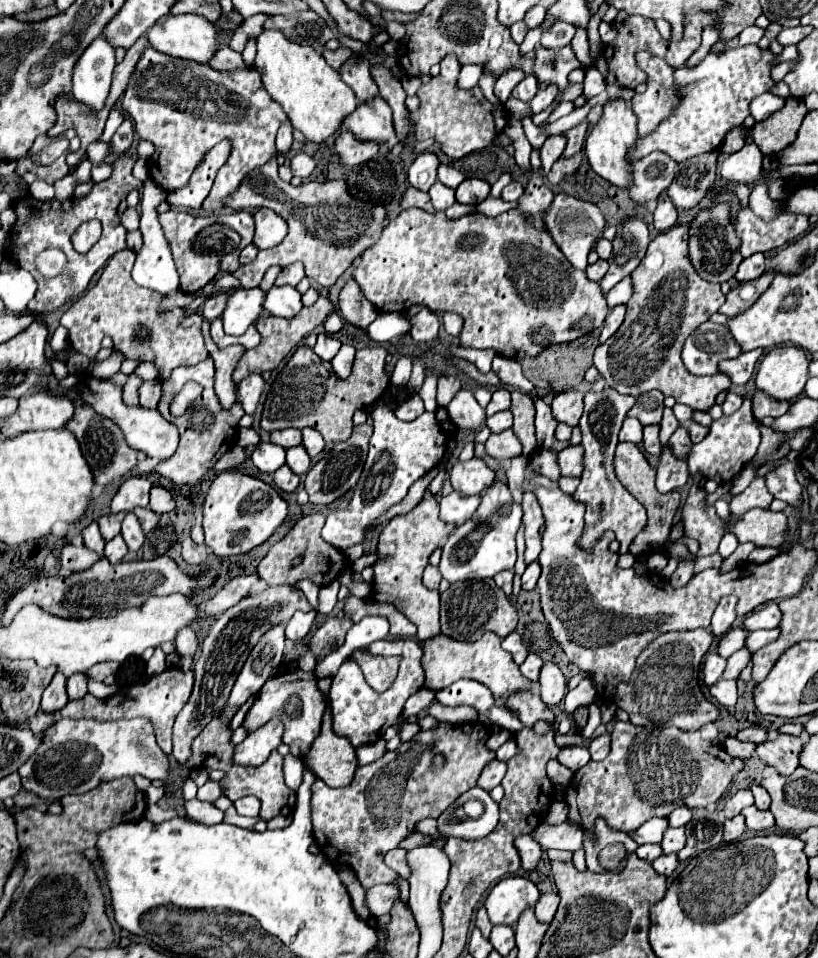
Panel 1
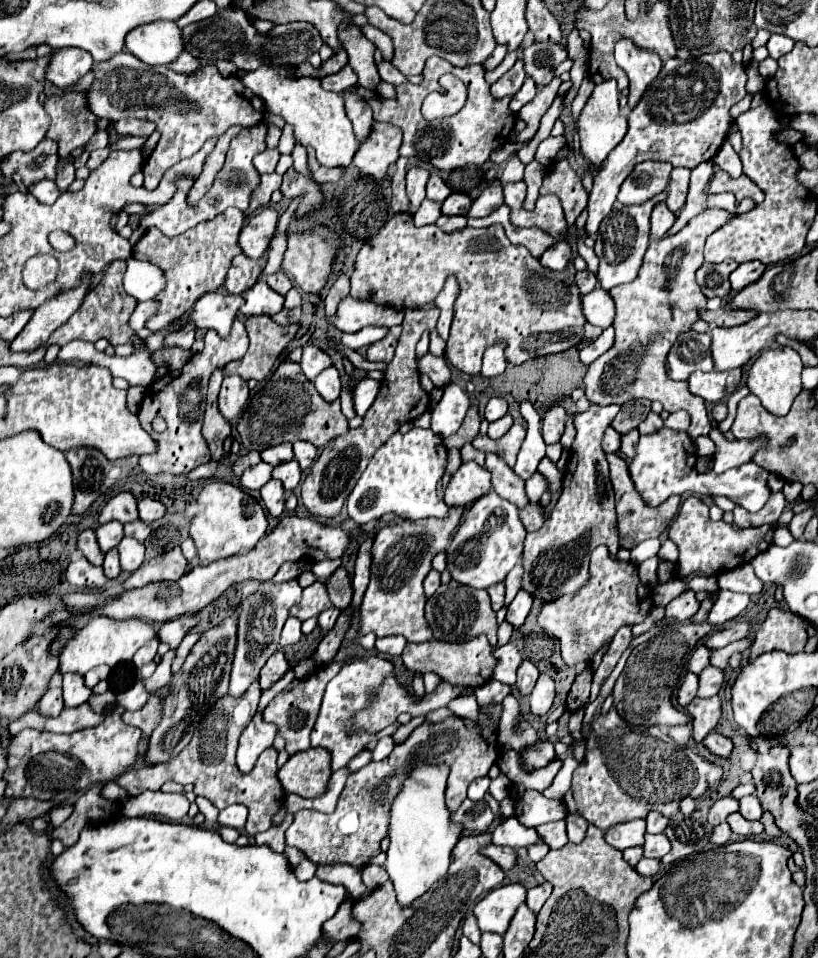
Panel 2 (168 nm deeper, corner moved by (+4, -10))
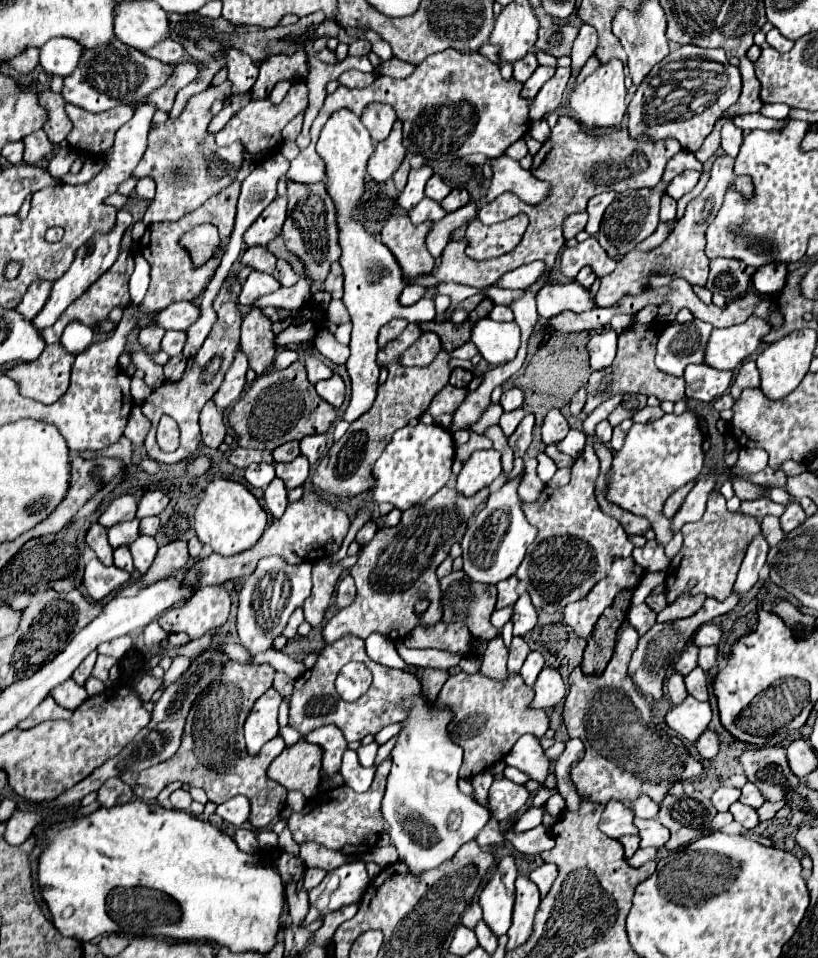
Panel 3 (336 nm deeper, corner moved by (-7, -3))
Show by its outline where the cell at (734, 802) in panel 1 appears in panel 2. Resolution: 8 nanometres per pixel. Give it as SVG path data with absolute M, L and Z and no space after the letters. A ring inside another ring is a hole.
M722 797L722 799L718 799L718 801L710 807L710 811L708 811L708 823L710 823L710 825L720 825L720 823L724 823L726 817L728 817L730 813L734 813L734 811L738 811L738 801L736 801L734 797Z

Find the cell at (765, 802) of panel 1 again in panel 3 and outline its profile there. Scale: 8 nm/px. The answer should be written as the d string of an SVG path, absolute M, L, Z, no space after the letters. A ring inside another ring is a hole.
M747 782L745 786L743 786L743 790L741 790L743 794L741 794L741 798L739 798L739 802L743 802L743 804L749 804L751 808L755 808L757 810L757 806L763 806L763 794L759 792L759 788L755 786L755 784L751 784L751 782Z

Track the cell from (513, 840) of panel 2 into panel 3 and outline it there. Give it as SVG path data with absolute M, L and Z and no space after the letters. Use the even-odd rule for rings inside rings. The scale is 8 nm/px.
M405 698L403 708L409 708L407 720L399 732L399 740L391 752L393 766L387 778L387 790L383 798L383 818L391 842L399 852L399 860L407 864L407 870L415 876L439 868L451 860L455 852L489 824L491 814L477 802L467 798L457 782L463 762L463 750L447 734L447 722L451 712L435 712L431 704L419 698Z

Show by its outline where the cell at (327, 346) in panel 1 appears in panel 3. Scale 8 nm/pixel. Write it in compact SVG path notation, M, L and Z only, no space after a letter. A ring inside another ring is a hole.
M305 354L305 368L307 368L307 378L313 384L317 384L319 380L325 380L325 378L333 376L333 370L323 360L319 360L313 354Z

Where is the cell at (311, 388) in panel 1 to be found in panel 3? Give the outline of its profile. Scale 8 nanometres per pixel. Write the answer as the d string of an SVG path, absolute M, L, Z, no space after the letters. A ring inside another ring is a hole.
M301 360L293 362L285 370L269 370L251 384L245 396L233 406L229 414L229 424L237 432L237 444L243 448L273 450L289 440L301 440L307 434L325 434L337 420L335 408L325 402L315 386L307 380L305 364Z

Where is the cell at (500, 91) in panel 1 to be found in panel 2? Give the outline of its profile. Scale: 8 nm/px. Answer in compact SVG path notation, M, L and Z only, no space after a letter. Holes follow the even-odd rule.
M518 59L514 63L514 67L492 85L492 95L498 97L498 99L506 97L506 95L514 95L520 89L520 85L524 83L525 77L524 63L522 63L521 59Z

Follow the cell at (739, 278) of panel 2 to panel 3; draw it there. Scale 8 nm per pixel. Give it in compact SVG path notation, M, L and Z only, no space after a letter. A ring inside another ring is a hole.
M769 262L755 270L751 282L755 290L761 294L775 294L777 290L783 288L785 274L787 274L787 266L783 262Z

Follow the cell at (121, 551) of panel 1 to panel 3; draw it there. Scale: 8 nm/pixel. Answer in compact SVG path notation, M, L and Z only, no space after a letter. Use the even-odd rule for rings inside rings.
M119 546L115 548L115 566L121 568L121 570L127 570L127 572L133 572L133 560L131 560L131 552L127 546Z

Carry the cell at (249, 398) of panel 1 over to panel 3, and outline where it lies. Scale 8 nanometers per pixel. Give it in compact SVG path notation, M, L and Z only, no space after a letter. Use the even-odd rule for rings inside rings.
M239 350L239 354L235 354L235 362L231 364L221 388L217 390L217 394L213 396L215 404L221 408L221 410L227 410L239 396L241 392L245 390L245 372L247 372L247 356Z

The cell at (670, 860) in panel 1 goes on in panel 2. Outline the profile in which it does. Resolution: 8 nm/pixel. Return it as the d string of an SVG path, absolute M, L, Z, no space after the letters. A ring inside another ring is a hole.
M640 859L640 863L634 869L642 875L654 875L660 869L660 861L658 859Z

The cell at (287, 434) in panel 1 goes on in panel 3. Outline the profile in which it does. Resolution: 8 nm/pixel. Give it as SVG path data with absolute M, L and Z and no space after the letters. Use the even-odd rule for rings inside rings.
M287 442L287 444L281 444L273 450L273 460L275 462L291 462L299 456L299 442Z

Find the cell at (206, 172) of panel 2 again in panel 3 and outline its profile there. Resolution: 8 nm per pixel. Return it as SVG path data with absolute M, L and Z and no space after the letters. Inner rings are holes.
M293 82L291 90L287 92L285 100L279 106L273 106L269 100L255 100L249 102L243 110L239 110L239 114L235 114L235 118L231 118L231 122L215 136L217 146L231 146L235 141L243 142L247 151L252 154L259 154L263 150L277 150L283 142L281 132L283 128L301 112L307 108L307 86L305 82Z

